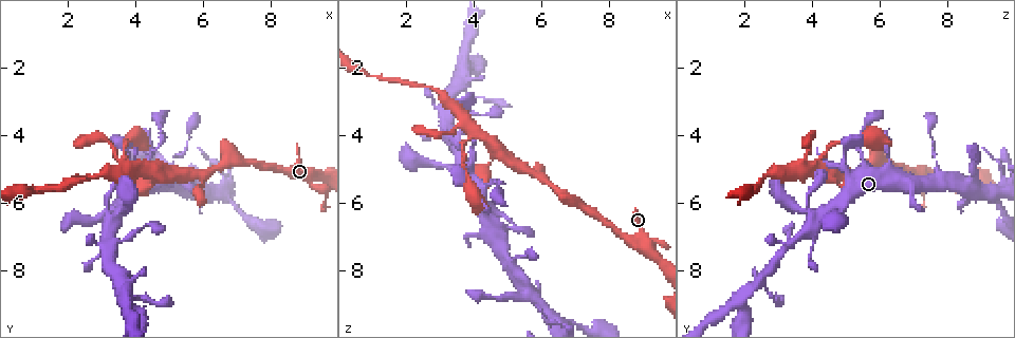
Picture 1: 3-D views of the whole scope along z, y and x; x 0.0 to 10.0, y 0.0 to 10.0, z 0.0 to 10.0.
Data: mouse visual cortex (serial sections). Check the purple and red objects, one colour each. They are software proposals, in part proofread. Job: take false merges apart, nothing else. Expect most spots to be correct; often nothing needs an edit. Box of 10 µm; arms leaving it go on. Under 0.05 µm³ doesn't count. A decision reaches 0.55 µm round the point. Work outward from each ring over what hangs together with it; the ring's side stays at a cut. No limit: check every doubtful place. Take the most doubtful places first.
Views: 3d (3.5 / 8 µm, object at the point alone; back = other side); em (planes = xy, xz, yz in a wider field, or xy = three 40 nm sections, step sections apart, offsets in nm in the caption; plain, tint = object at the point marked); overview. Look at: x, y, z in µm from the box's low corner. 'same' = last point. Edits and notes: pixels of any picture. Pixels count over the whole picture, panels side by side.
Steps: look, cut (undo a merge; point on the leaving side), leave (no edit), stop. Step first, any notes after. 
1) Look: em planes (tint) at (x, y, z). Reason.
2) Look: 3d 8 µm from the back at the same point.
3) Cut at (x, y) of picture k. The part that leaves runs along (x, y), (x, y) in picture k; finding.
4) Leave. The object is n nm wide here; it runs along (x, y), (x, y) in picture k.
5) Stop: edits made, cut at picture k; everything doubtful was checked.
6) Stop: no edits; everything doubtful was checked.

Look: 3d 8 µm at (3.25, 7.25, 3.40).

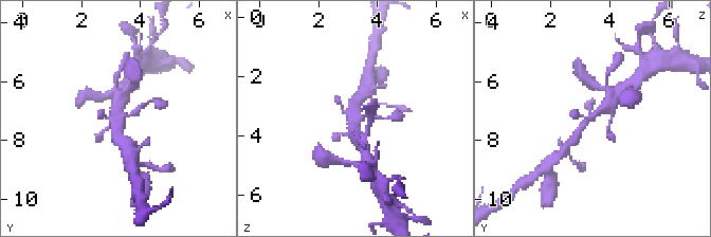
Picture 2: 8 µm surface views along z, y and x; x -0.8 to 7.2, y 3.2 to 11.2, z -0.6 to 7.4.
Look: 3d 3.5 µm at the same point. Closer look.

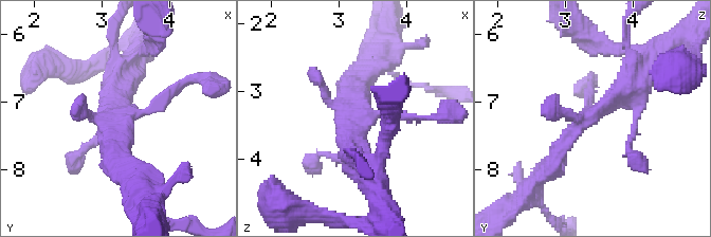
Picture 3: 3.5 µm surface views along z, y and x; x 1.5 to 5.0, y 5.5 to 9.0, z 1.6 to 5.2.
Look: em xy step 2 (tint) at (3.25, 7.15, 3.40). Now the EM.

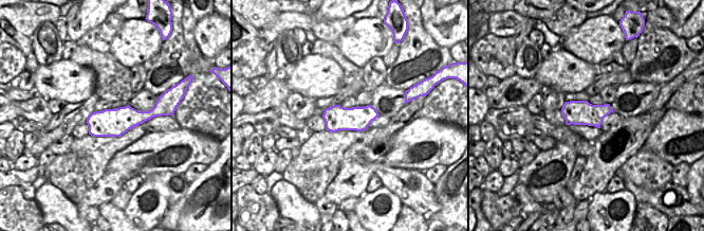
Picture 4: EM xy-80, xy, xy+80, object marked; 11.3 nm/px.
Leave. All the same cell.

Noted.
Look: 3d 8 µm from the back at (4.15, 4.95, 4.00). Looks like a crossing.

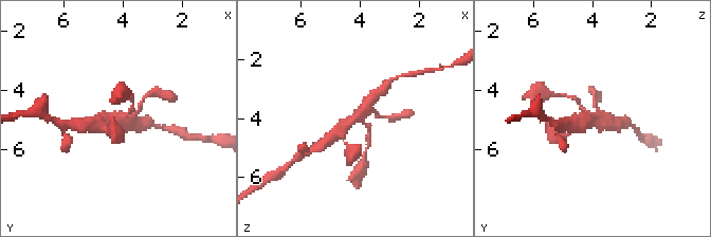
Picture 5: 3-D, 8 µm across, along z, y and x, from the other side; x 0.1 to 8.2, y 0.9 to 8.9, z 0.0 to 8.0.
Look: em planes (tint) at the same point. 4 arms meet here; the arms are 150, 200, 400, 400 nm wide.

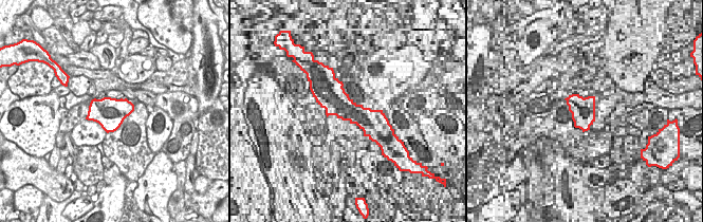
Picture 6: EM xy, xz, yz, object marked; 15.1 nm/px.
Leave. It runs along (332, 135), (361, 114), (375, 95) in picture 5; all the same cell.

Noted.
Look: 3d 3.5 µm at (3.75, 4.50, 5.00).

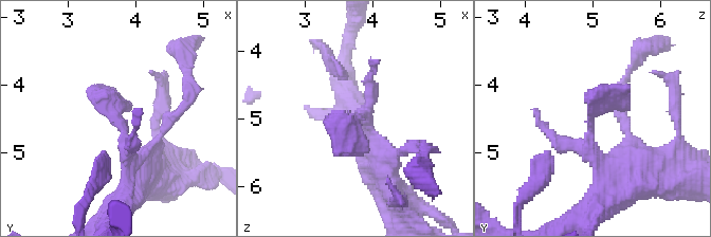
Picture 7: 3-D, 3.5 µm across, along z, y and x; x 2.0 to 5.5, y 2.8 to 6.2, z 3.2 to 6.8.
Look: em xy step 5 (tint) at (3.75, 4.55, 4.95).

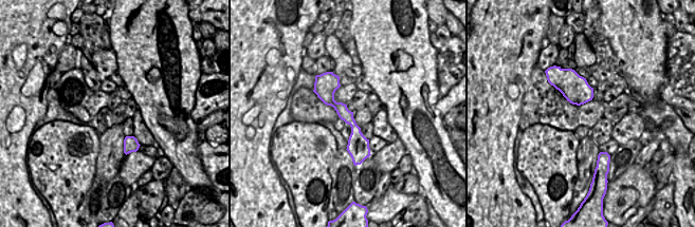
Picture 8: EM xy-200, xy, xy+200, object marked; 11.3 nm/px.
Leave. It runs along (325, 75), (327, 97), (354, 127), (359, 158) in picture 8; all the same cell.

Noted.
Stop: no edits; everything doubtful was checked.

